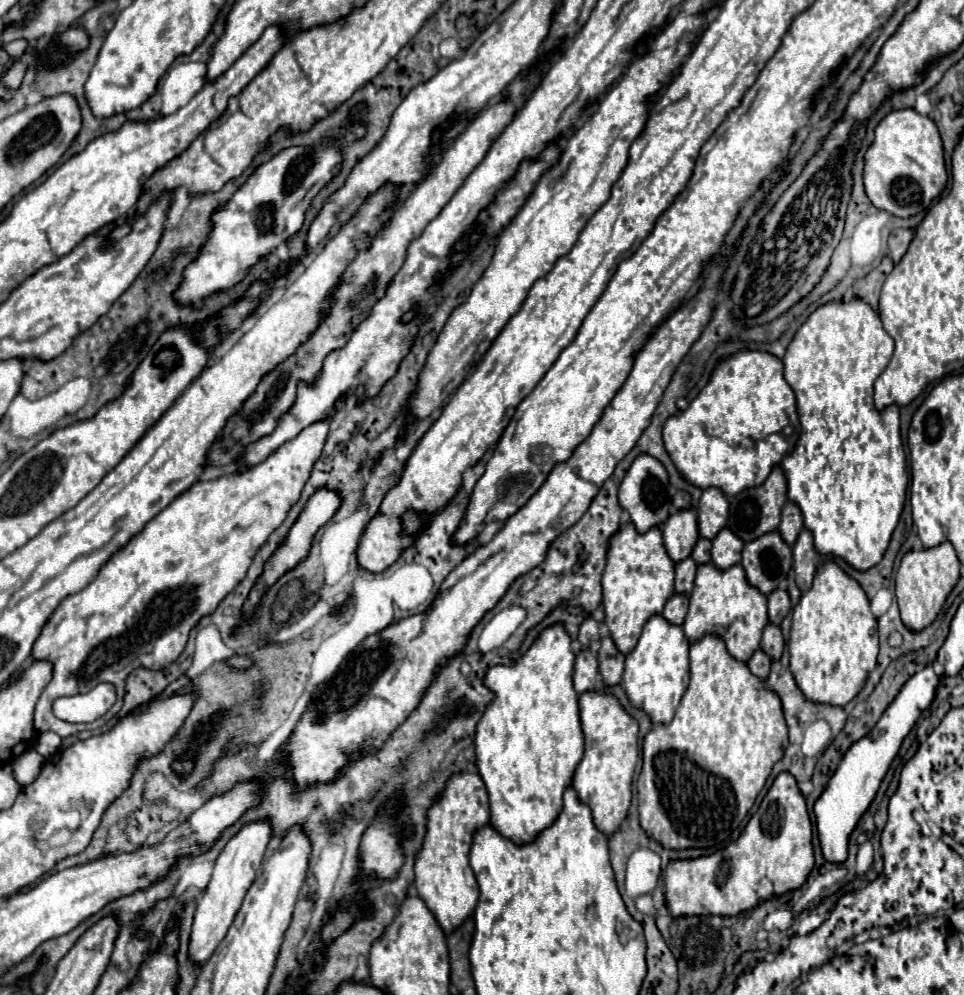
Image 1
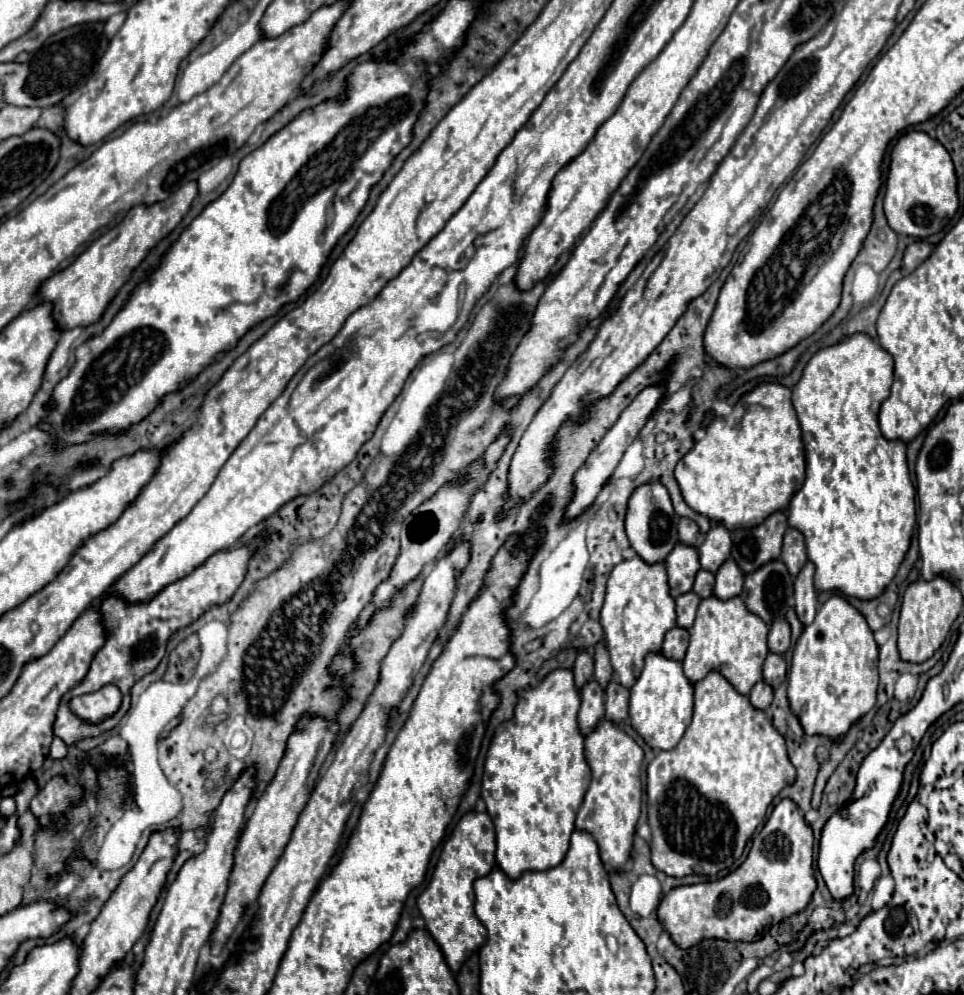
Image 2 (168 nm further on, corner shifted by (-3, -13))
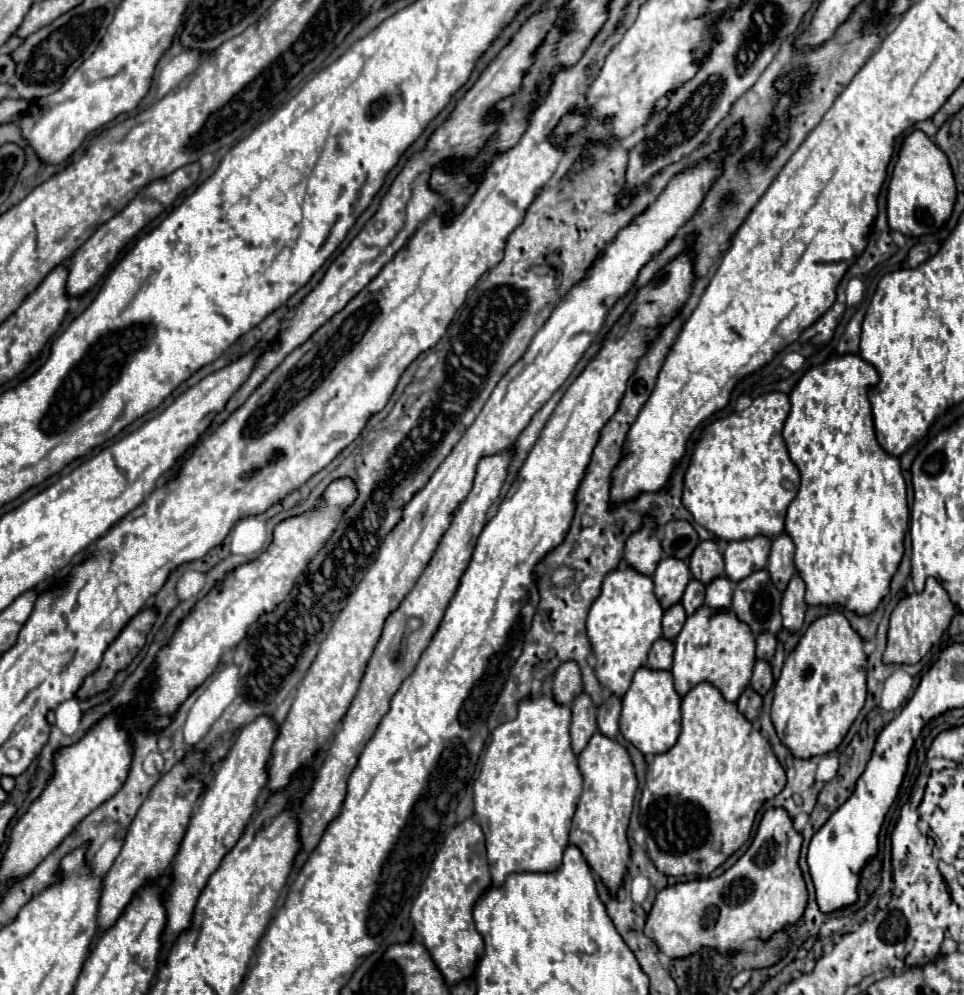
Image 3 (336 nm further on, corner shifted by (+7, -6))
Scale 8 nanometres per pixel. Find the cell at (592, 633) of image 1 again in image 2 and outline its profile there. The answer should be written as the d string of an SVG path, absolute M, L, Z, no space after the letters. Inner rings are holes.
M581 650L573 664L573 678L577 690L581 690L589 680L593 680L593 654L589 650Z

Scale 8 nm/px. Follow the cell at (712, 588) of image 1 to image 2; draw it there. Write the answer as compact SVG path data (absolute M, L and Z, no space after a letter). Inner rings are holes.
M715 596L701 600L695 624L689 630L689 648L683 660L685 676L691 684L703 680L709 672L719 672L729 680L729 684L743 696L749 694L751 686L761 680L761 666L767 658L767 624L761 618L755 618L745 606L743 600L719 600Z

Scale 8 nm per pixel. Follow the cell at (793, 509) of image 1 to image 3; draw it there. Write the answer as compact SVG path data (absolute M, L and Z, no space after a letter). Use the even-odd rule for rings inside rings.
M783 531L781 535L773 537L767 571L769 571L773 583L777 585L779 591L785 591L789 579L795 575L793 557L795 557L795 545L793 545L793 541L789 539L789 535Z

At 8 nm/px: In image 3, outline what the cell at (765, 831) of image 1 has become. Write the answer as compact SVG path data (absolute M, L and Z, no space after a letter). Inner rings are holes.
M771 807L763 813L755 839L737 859L737 863L727 869L723 875L715 879L695 879L677 883L671 887L665 887L657 893L657 899L649 911L647 923L645 923L645 935L649 935L661 951L665 951L669 957L685 957L701 947L713 947L723 955L739 951L739 947L747 939L767 939L777 929L783 929L785 925L797 923L797 919L803 915L807 905L807 889L805 881L799 869L799 851L801 851L803 837L795 831L793 819L781 811L781 807Z

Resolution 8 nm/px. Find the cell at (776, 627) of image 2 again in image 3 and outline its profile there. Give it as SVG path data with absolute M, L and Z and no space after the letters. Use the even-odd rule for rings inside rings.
M765 631L765 635L757 635L757 659L771 661L775 655L775 647L777 647L775 635L769 635L769 631Z

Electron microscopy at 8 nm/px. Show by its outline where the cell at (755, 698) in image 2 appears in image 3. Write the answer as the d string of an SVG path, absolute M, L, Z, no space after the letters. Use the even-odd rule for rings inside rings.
M749 685L737 699L737 707L749 721L753 721L759 717L761 711L761 695L757 695L757 691L753 691L753 687Z

